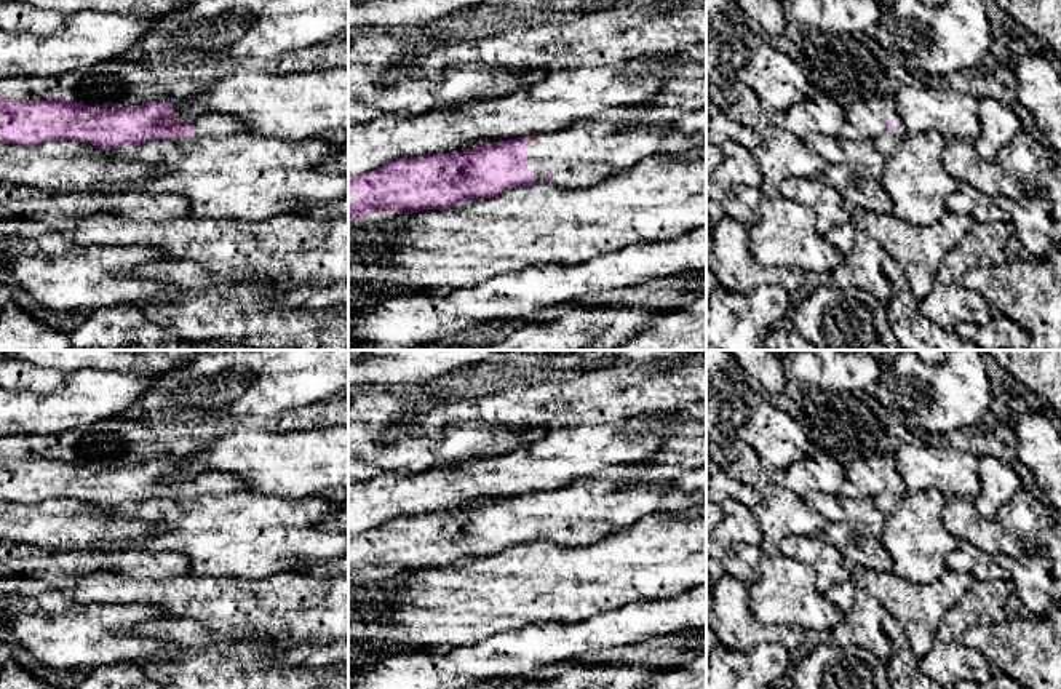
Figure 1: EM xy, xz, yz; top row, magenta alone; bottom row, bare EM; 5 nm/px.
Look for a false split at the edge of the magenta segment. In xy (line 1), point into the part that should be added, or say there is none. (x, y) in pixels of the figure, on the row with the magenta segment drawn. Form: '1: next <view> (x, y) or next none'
1: next xy (208, 123)

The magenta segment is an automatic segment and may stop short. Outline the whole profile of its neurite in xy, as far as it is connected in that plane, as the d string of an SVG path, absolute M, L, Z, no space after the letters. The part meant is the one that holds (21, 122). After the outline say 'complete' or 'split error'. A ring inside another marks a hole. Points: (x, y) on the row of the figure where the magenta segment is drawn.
M0 96L0 142L35 145L75 141L110 150L155 139L189 142L205 136L222 137L244 129L236 117L213 112L190 123L173 123L171 118L184 109L184 101L94 109L62 96L54 101L13 101Z; split error

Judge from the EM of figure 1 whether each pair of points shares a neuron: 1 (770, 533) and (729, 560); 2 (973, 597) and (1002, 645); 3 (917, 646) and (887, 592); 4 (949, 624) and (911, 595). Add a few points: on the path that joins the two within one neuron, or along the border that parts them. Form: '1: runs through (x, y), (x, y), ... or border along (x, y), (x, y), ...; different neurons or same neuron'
1: border along (751, 509), (759, 525), (761, 544); different neurons
2: border along (1013, 617), (970, 627); different neurons
3: runs through (917, 633), (917, 622), (900, 605); same neuron
4: border along (967, 590), (938, 625); different neurons

